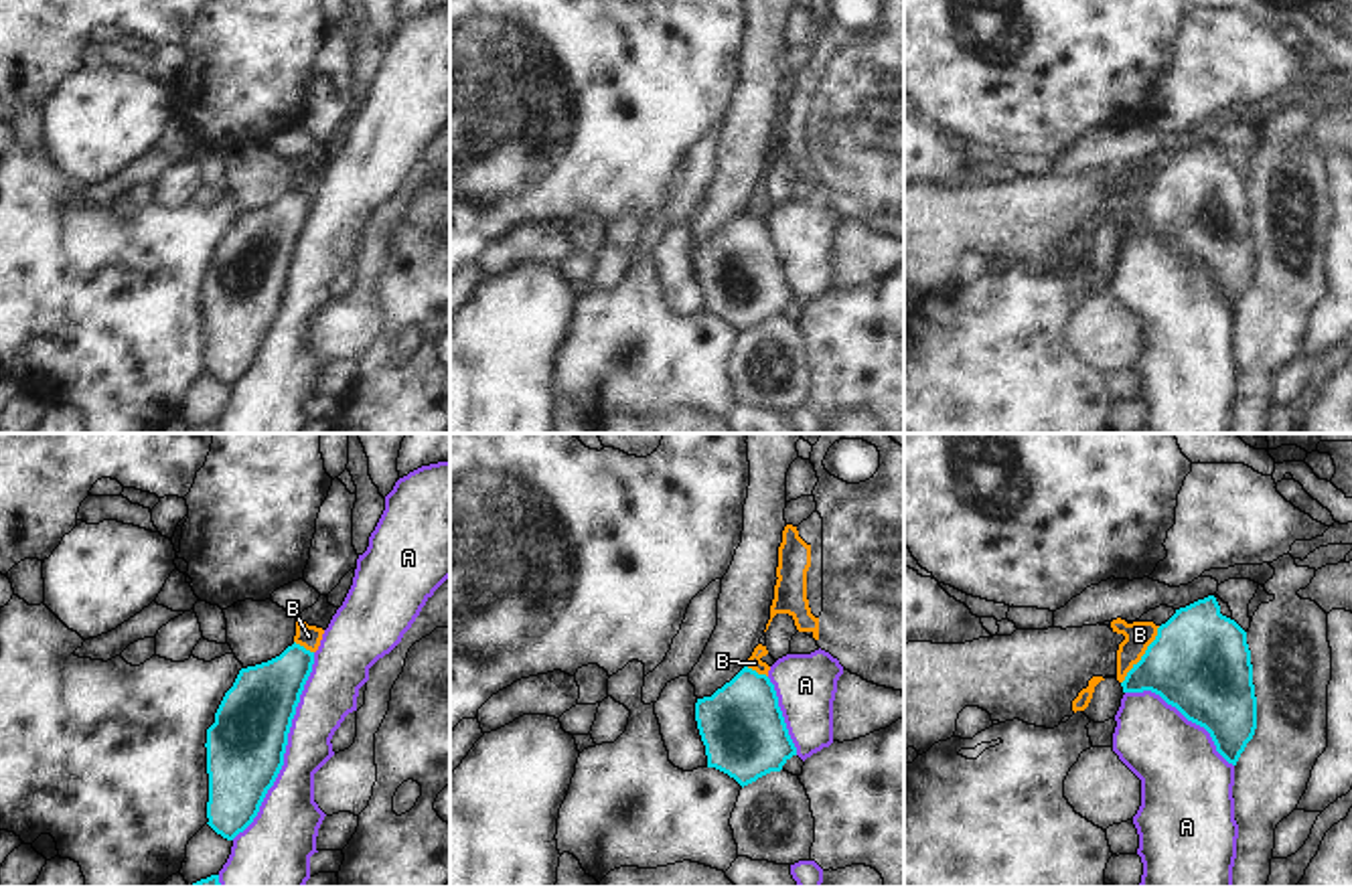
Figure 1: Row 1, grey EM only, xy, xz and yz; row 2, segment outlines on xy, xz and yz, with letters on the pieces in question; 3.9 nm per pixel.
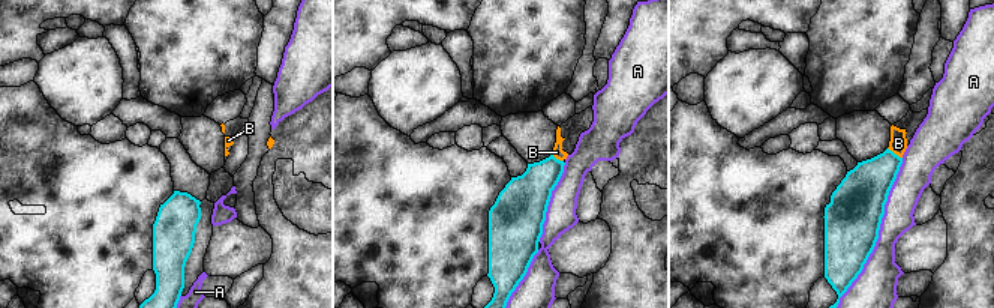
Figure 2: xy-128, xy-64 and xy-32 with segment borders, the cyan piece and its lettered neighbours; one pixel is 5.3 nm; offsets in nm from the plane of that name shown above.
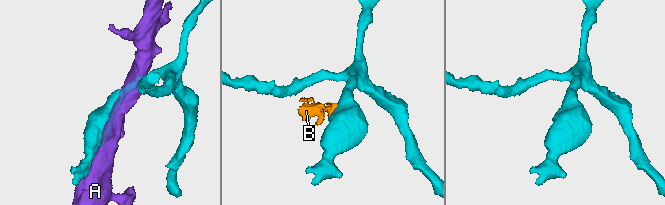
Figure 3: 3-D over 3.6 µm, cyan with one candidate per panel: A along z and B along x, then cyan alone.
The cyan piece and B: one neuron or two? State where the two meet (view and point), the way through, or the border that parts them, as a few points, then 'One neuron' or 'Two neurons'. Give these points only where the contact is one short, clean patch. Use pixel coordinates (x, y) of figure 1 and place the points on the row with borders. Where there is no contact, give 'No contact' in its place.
Touches cyan at yz (1144, 655). Boundary: yz (1160, 626), (1142, 659), (1121, 683). Two neurons.

